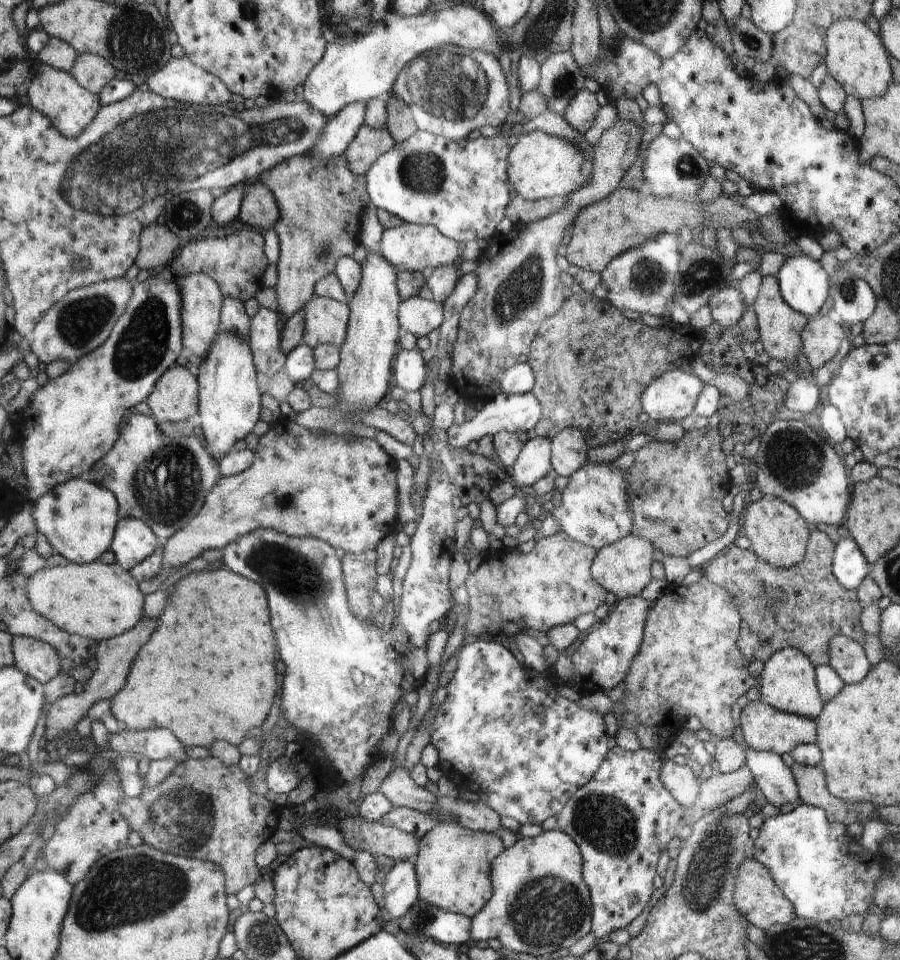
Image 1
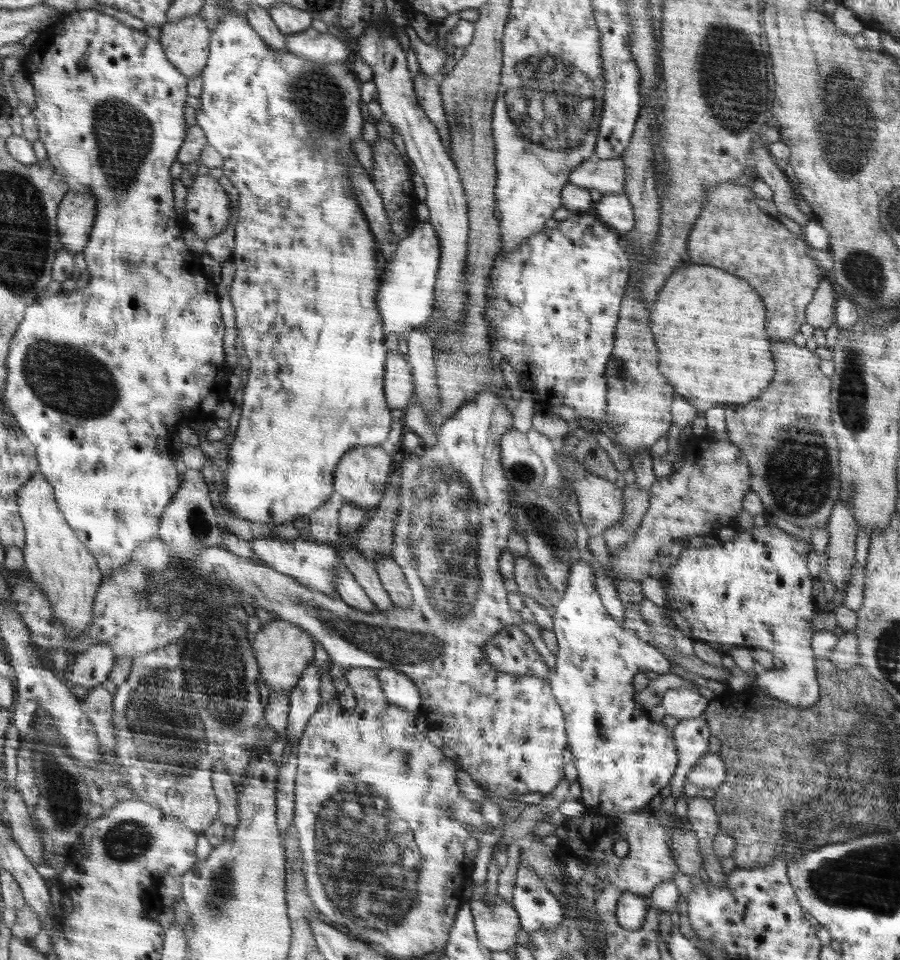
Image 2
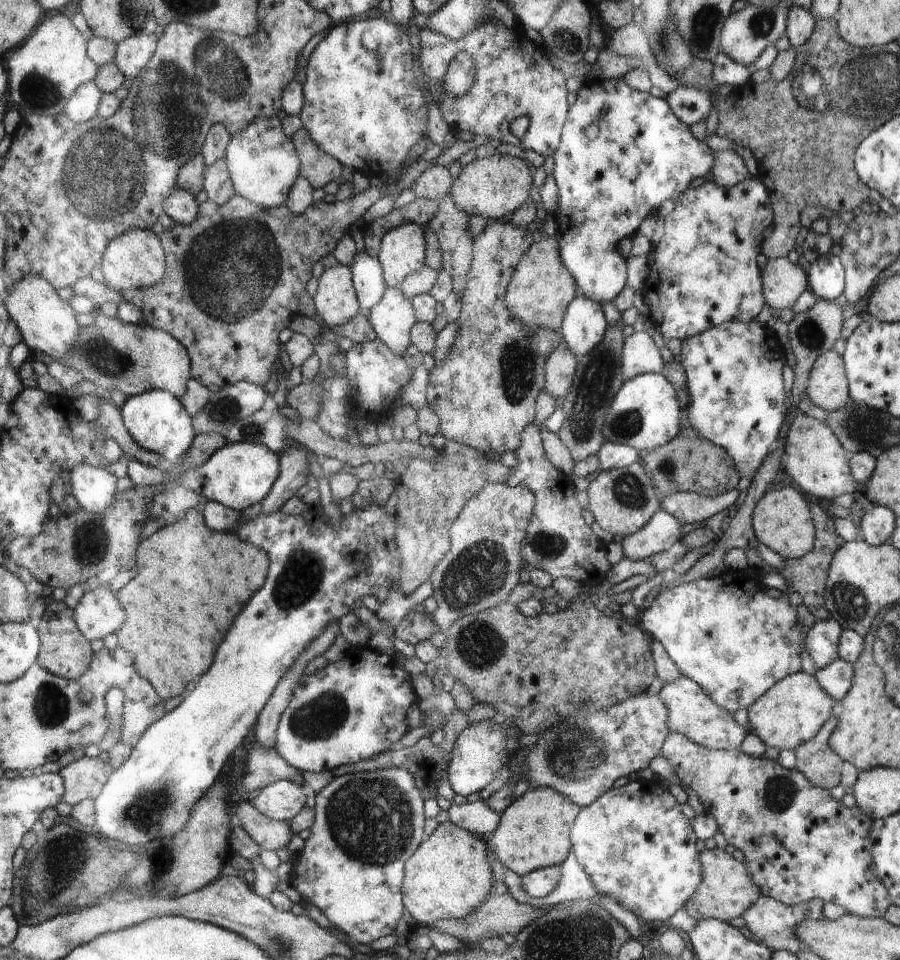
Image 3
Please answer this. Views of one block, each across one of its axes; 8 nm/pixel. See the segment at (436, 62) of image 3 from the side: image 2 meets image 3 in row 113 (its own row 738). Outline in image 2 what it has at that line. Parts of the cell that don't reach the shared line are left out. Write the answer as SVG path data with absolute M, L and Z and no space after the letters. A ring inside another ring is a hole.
M482 391L477 398L471 400L454 414L453 418L446 419L442 428L438 429L436 445L431 447L421 447L417 454L402 454L406 456L406 460L400 466L400 491L398 496L401 497L401 509L398 513L397 530L395 530L394 550L392 558L401 566L401 570L405 573L405 578L409 582L409 588L413 592L414 603L408 608L398 607L394 605L388 611L379 612L364 612L363 610L348 606L339 596L326 596L325 593L318 592L317 589L308 588L304 584L300 584L293 577L278 572L277 569L270 568L264 562L254 562L254 560L246 557L241 557L230 550L221 549L220 547L204 548L202 554L192 562L192 564L184 564L184 560L174 558L174 552L169 550L170 546L166 544L162 536L156 536L154 540L147 540L141 544L140 548L134 552L134 558L126 568L114 572L112 578L106 578L102 584L101 591L97 596L97 608L94 610L94 624L89 630L84 632L80 645L80 652L84 652L94 643L108 643L112 650L116 651L116 656L123 657L124 655L132 655L139 657L158 650L160 647L165 647L176 643L190 632L190 626L218 626L220 624L220 616L226 612L234 612L237 616L236 604L240 603L243 608L253 610L256 605L261 606L274 616L276 620L282 619L305 629L310 633L313 639L318 639L320 645L328 653L331 659L331 664L336 664L343 668L372 668L378 671L382 668L394 668L398 672L403 672L417 683L417 687L421 691L421 708L419 709L420 717L424 718L427 730L436 730L443 744L452 749L462 764L463 770L484 790L488 795L494 798L514 799L515 796L522 796L528 793L543 793L544 796L552 793L564 777L564 748L566 748L567 724L564 724L564 712L561 710L561 705L557 703L556 697L553 695L552 682L544 678L536 678L536 676L507 674L499 672L486 660L482 647L490 637L502 630L502 627L510 625L518 625L522 631L528 634L530 641L534 643L536 651L544 657L546 665L550 670L554 670L556 664L556 655L552 654L546 643L540 636L540 626L534 626L532 623L524 622L524 618L518 614L517 609L514 609L509 603L508 590L504 588L504 580L498 572L498 558L502 556L502 552L508 548L508 536L512 532L512 512L510 512L510 484L509 479L505 475L504 466L501 464L501 440L512 428L512 412L508 410L508 406L504 406L504 402L498 398L499 393L490 391Z

